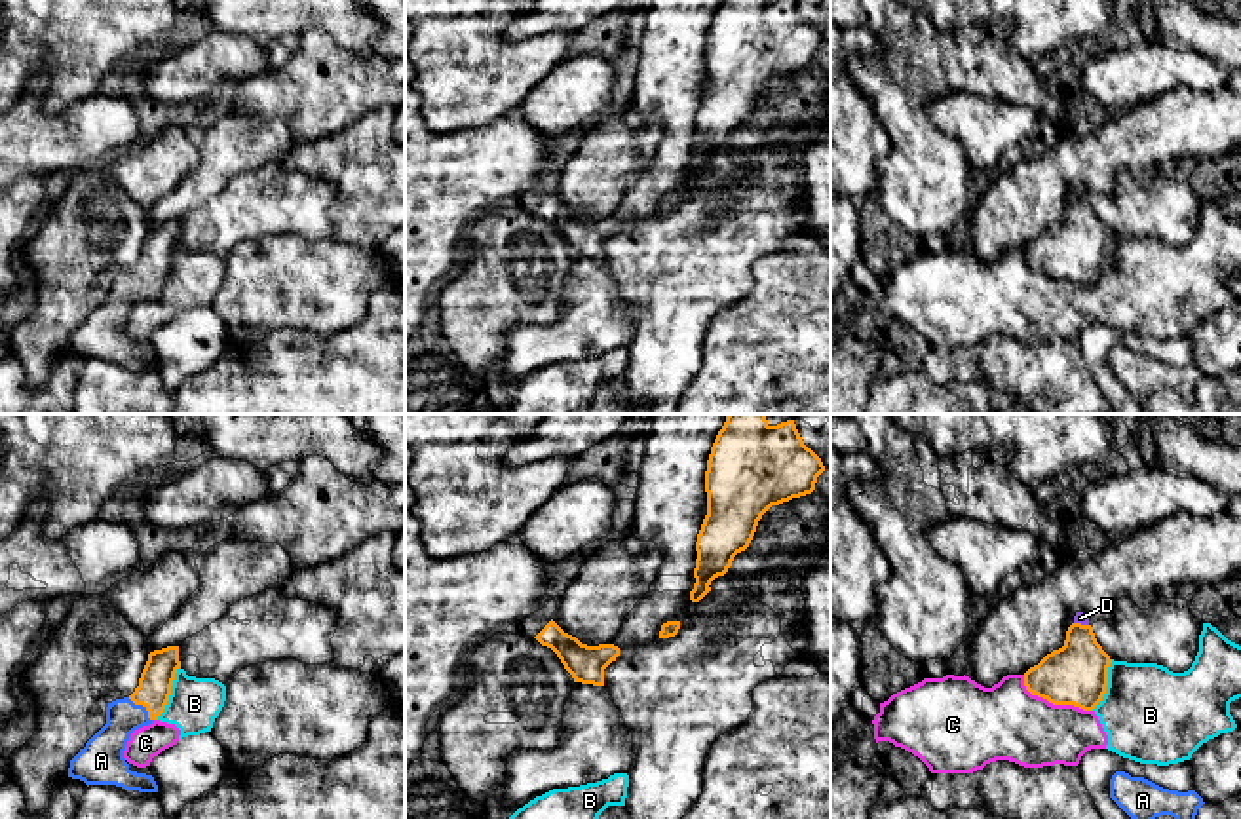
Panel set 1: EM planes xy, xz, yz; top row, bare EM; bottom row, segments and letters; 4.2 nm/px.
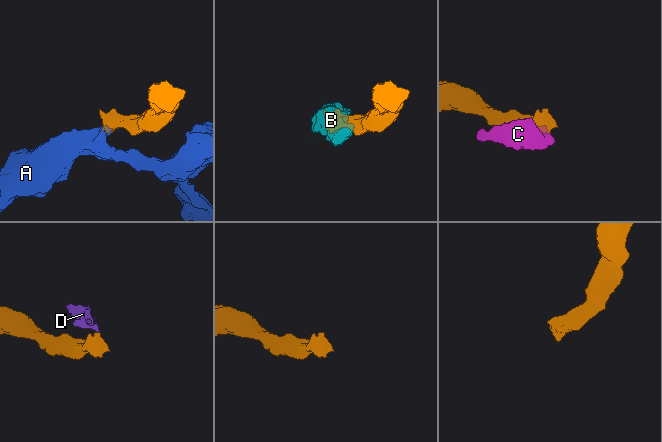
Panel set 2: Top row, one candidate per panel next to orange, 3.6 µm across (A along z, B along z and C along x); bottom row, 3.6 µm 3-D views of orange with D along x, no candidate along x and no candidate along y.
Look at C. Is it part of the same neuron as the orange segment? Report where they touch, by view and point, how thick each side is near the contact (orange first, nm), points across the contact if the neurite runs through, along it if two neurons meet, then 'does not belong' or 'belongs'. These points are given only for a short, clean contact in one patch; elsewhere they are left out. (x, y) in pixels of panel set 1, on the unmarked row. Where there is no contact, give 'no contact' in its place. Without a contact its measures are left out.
meets orange in yz at (1053, 278); 260 nm thick on the orange side, 320 nm on the other; does not belong

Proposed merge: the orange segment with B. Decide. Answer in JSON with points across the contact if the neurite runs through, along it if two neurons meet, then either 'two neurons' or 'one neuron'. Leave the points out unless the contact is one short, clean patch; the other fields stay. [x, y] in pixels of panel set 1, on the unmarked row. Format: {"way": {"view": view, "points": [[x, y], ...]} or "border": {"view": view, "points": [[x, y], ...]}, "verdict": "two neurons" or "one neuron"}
{"border": {"view": "xy", "points": [[179, 240], [170, 274], [156, 293]]}, "verdict": "two neurons"}

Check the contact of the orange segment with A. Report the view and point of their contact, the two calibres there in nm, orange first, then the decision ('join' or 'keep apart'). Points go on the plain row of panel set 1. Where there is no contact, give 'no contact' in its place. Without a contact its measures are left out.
xy (143, 280) | 140/160 nm | join

